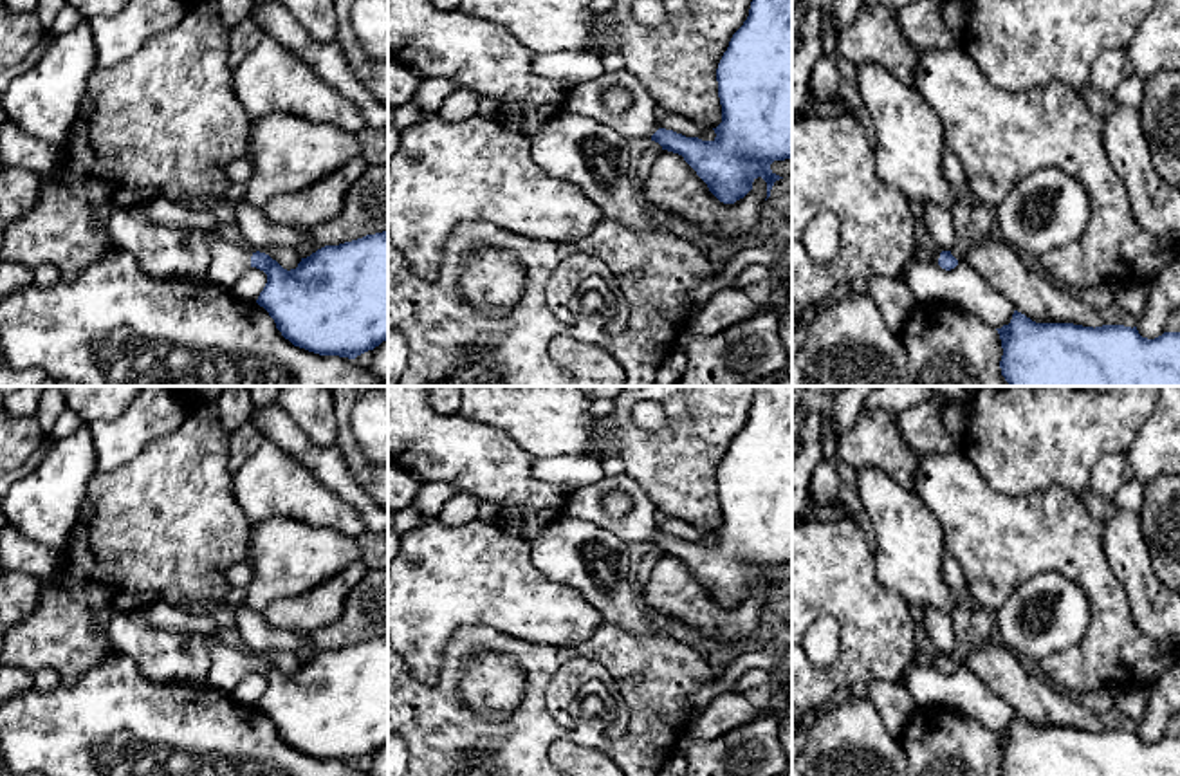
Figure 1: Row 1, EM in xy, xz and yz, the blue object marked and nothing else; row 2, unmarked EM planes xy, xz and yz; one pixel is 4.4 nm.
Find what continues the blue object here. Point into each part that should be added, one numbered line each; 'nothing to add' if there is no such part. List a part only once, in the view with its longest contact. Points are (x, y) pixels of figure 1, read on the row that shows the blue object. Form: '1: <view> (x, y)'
1: xy (228, 262)

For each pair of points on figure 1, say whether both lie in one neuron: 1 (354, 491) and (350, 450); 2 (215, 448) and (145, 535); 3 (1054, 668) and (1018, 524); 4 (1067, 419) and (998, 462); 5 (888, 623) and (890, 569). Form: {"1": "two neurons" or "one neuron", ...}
{"1": "two neurons", "2": "one neuron", "3": "one neuron", "4": "one neuron", "5": "two neurons"}

